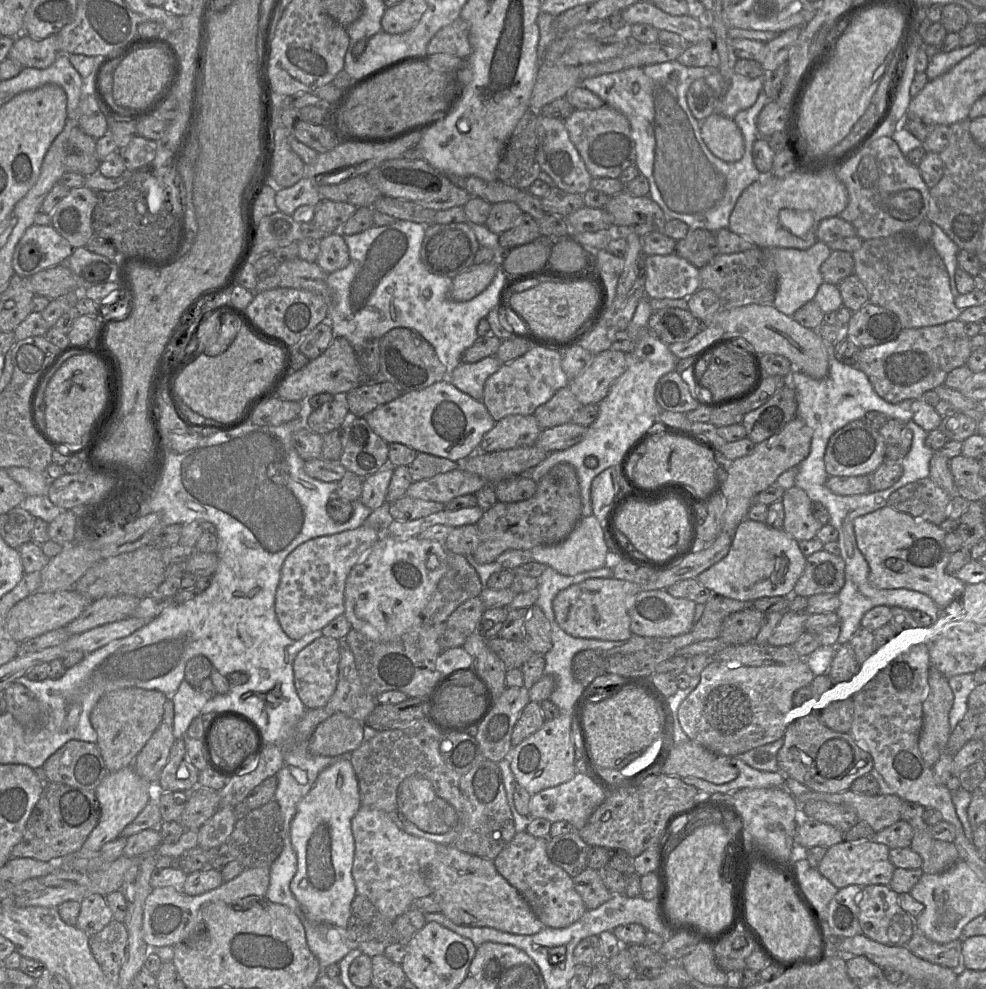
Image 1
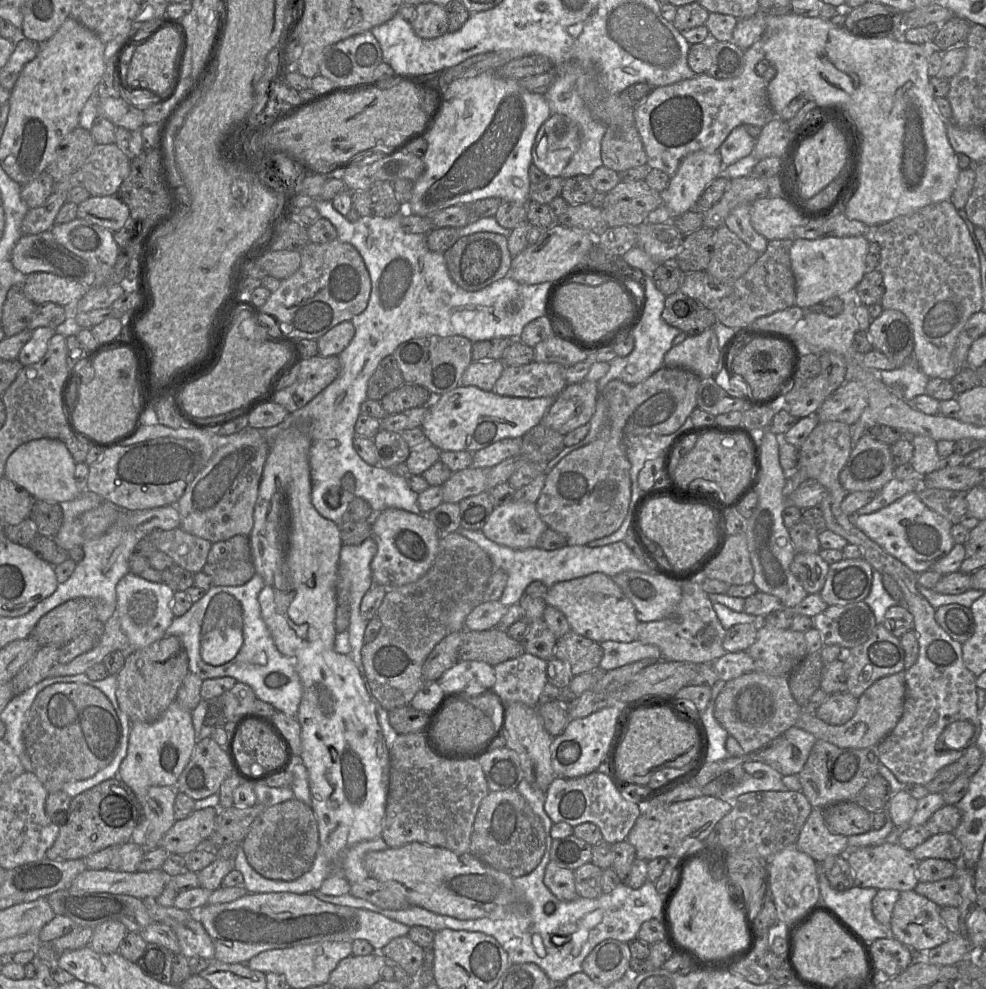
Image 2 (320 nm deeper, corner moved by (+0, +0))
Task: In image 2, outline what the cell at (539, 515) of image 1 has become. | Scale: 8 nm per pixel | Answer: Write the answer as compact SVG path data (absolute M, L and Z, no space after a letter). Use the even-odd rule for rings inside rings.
M663 366L643 382L629 385L620 380L611 380L600 393L607 402L607 425L593 442L572 451L546 472L541 494L535 502L542 521L563 535L567 545L587 545L590 541L611 535L622 525L631 501L631 464L626 456L627 438L668 435L677 431L697 407L696 394L700 378L693 372Z

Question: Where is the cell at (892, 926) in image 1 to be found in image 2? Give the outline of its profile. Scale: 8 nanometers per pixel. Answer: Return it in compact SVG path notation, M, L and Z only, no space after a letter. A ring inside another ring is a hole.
M909 890L900 892L900 897L894 905L890 934L912 951L921 951L930 950L943 944L952 933L940 916L940 906L914 890Z

